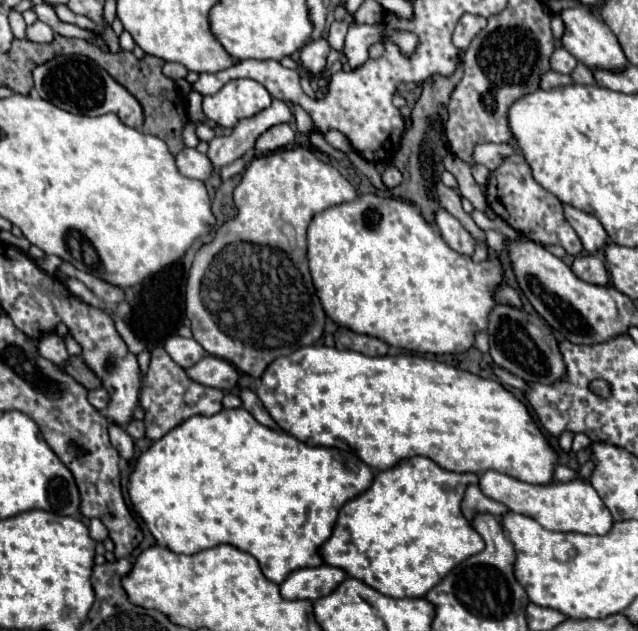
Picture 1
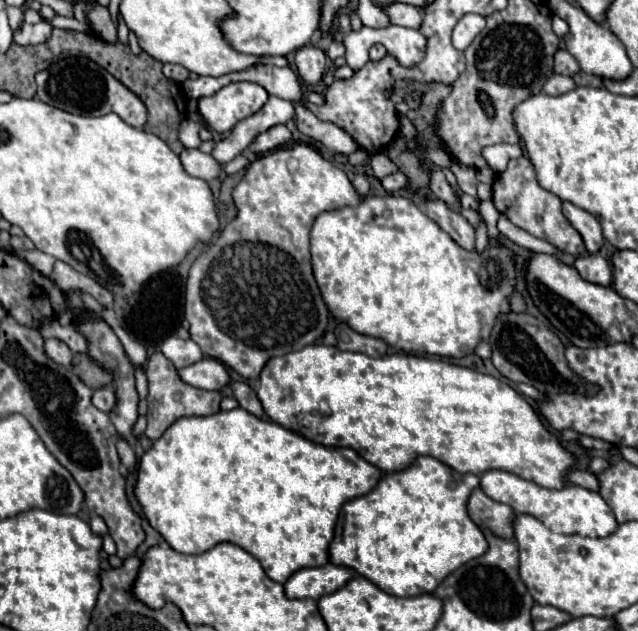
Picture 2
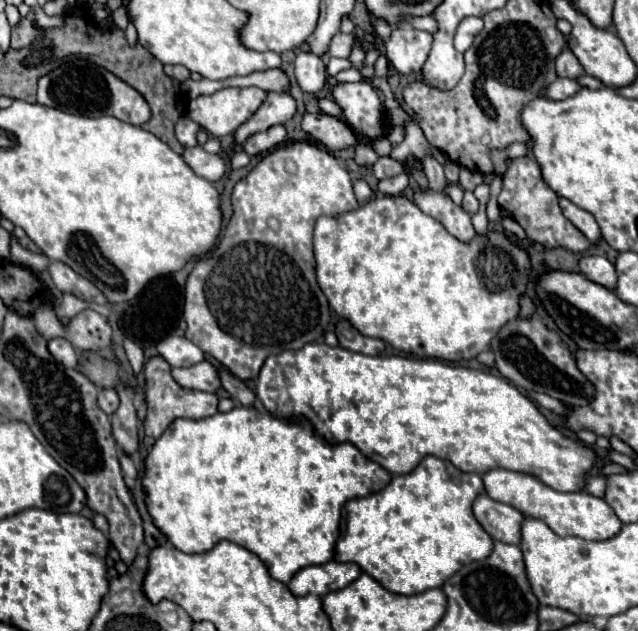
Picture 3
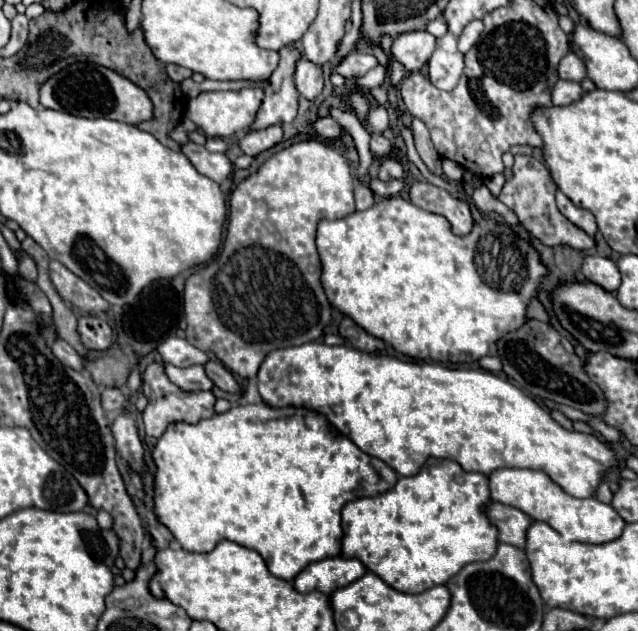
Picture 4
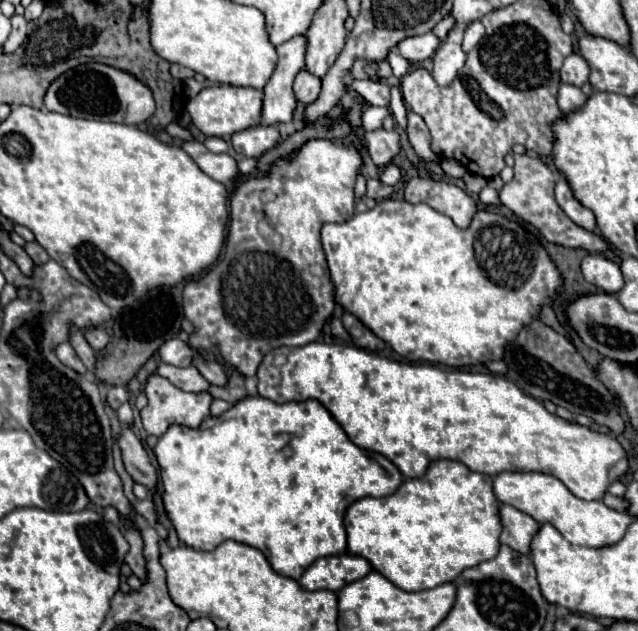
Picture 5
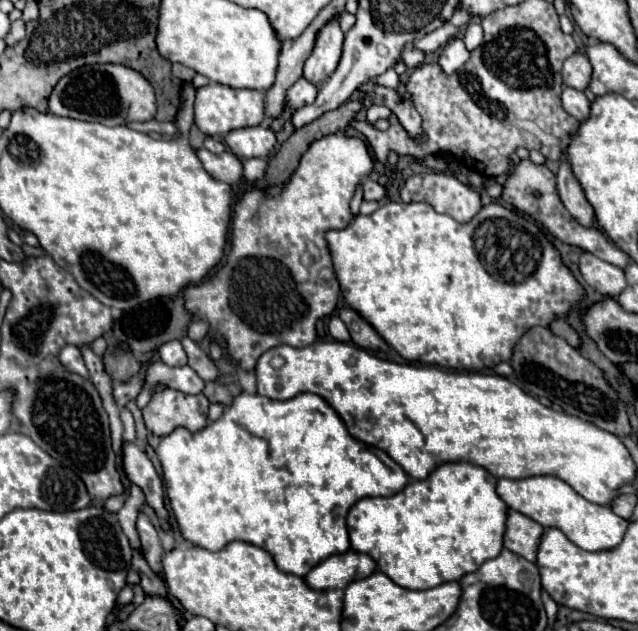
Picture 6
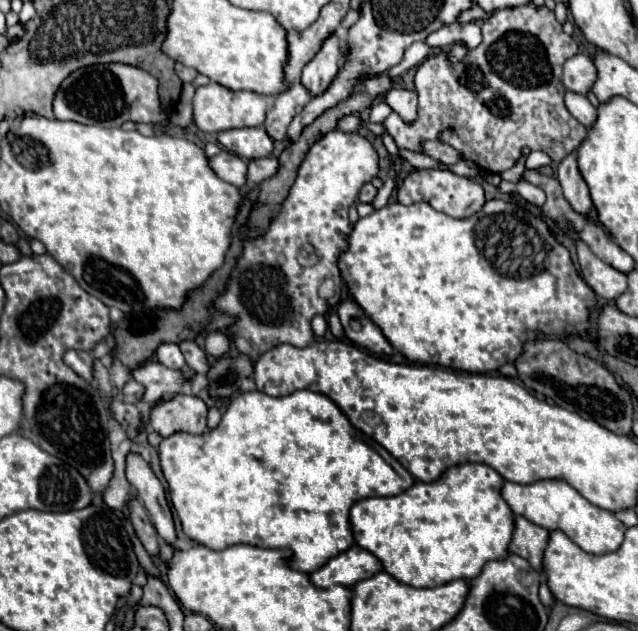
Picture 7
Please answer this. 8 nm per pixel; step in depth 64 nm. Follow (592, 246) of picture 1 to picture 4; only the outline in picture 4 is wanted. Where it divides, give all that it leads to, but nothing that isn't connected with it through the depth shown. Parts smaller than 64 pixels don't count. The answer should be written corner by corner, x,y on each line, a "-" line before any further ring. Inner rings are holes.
556,192
556,204
560,208
560,212
570,220
574,222
578,228
582,228
588,236
594,236
596,234
596,220
594,220
594,214
584,210
584,208
578,208
564,192

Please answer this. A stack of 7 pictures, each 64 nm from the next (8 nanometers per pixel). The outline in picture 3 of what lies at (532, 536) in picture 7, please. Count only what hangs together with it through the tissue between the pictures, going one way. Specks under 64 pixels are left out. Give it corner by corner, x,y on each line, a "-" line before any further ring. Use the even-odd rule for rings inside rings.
482,494
474,502
474,516
494,540
520,544
520,526
524,522
524,514
516,508

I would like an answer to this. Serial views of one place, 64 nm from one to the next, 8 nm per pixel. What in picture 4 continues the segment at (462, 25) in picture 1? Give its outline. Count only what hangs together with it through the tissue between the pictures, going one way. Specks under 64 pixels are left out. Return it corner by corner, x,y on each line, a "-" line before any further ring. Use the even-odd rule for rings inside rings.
472,20
472,22
464,28
464,32
462,32
460,40
458,40
458,50
460,50
460,52
468,52
468,50
476,44
476,40
480,38
482,30
484,30
484,24
482,24
480,20

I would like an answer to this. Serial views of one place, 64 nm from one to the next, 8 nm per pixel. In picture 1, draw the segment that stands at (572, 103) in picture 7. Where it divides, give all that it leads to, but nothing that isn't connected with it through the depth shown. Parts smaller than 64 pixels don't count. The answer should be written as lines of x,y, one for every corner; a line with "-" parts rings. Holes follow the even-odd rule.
546,72
542,76
542,82
540,82
540,88
542,90
552,90
552,88
560,88
560,86
568,86
572,84
572,78
570,76
564,76
564,74
558,74
558,72

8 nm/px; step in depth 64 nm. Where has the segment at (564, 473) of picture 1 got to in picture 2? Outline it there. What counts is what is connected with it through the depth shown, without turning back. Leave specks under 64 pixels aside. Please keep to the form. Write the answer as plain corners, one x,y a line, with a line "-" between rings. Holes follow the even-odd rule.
574,470
568,474
568,480
582,486
582,488
588,488
588,490
594,490
598,492
600,490
600,482
596,478
596,474
590,474
590,472
582,472
582,470

